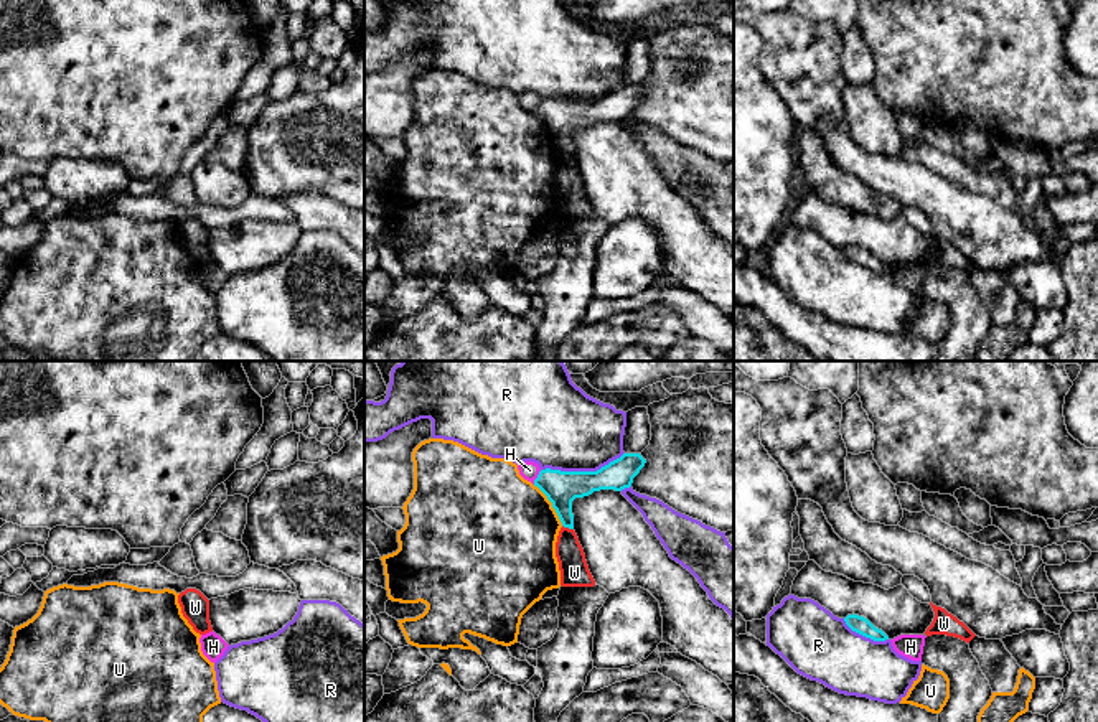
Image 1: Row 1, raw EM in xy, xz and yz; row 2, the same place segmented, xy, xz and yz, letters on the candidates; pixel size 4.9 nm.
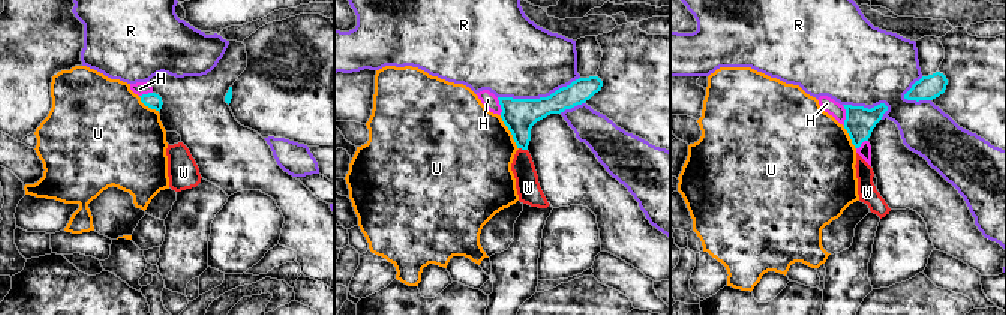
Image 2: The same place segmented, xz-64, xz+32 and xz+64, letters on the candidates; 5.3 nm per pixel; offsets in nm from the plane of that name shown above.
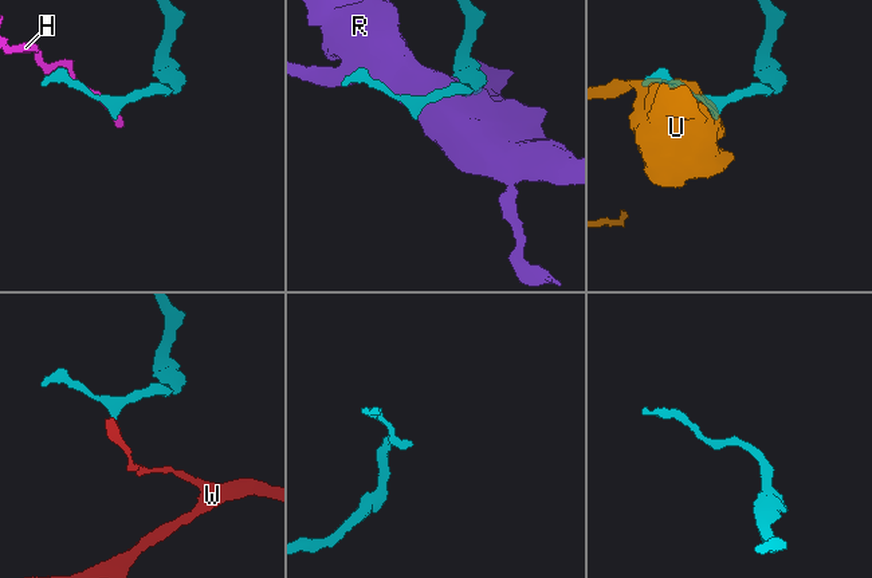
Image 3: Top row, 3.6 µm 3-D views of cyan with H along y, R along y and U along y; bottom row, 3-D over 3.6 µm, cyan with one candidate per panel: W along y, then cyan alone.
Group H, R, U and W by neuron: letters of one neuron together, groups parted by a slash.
H / R / U / W

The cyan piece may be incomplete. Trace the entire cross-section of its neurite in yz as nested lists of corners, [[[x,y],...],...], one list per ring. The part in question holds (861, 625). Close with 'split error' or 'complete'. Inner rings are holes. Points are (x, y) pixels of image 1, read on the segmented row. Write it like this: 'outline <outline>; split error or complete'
outline [[[847,615],[846,618],[844,618],[844,621],[846,621],[846,625],[852,630],[852,631],[856,631],[856,633],[859,633],[859,635],[862,635],[862,636],[866,636],[866,638],[870,638],[870,640],[874,640],[874,641],[885,641],[885,640],[889,640],[889,636],[882,631],[882,630],[879,630],[879,628],[875,628],[867,618],[864,618],[864,617],[859,617],[859,615]]]; complete

